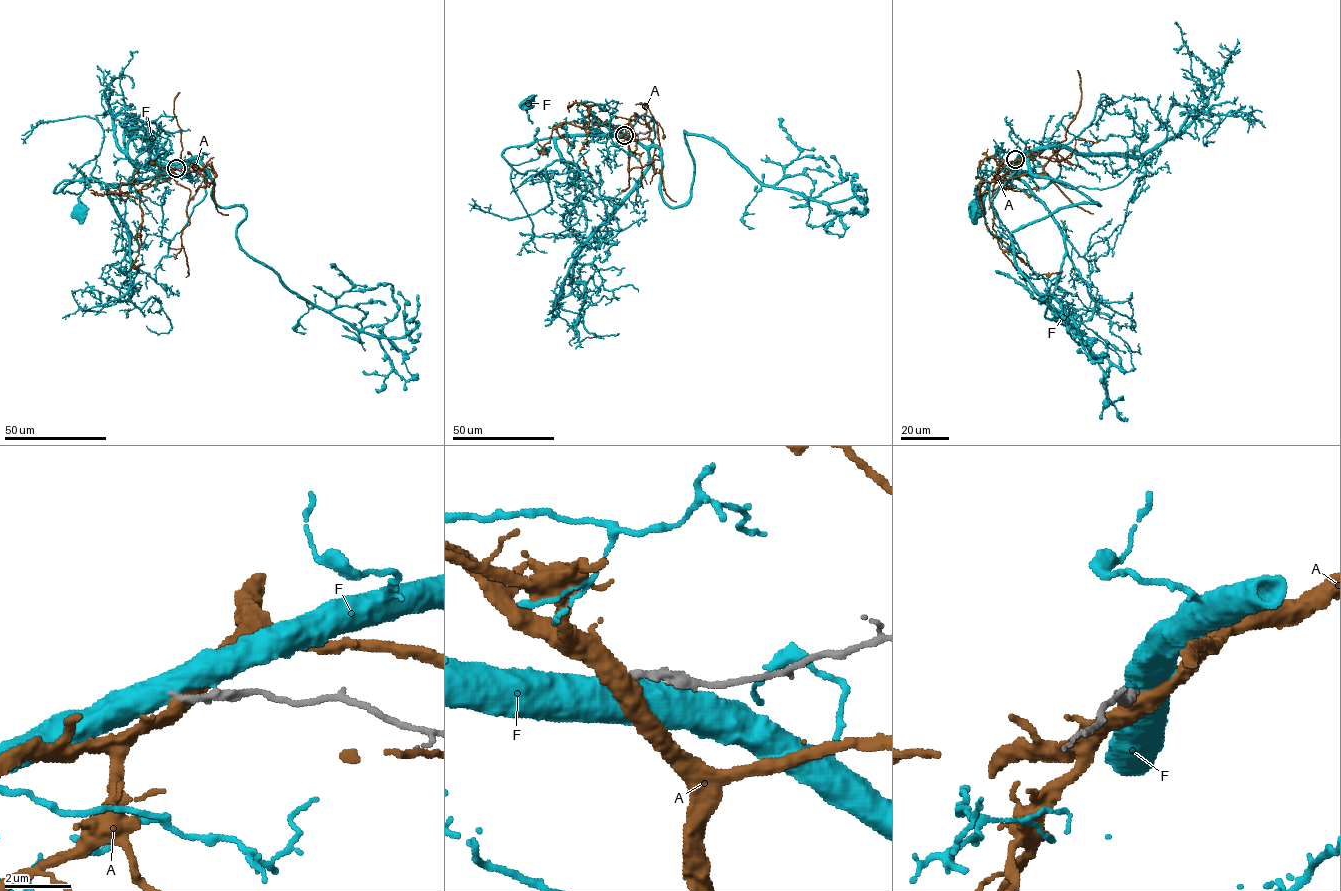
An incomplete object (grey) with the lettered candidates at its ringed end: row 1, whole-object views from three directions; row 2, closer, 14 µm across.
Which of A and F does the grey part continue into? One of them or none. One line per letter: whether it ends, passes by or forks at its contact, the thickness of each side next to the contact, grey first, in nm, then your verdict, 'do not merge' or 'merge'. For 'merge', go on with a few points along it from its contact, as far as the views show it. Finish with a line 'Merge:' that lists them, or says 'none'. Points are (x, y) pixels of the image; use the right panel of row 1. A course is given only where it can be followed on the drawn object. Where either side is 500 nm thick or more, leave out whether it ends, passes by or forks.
A: it passes by; calibres 240 and 480 nm; do not merge
F: calibres 220 and 750 nm; do not merge
Merge: none

